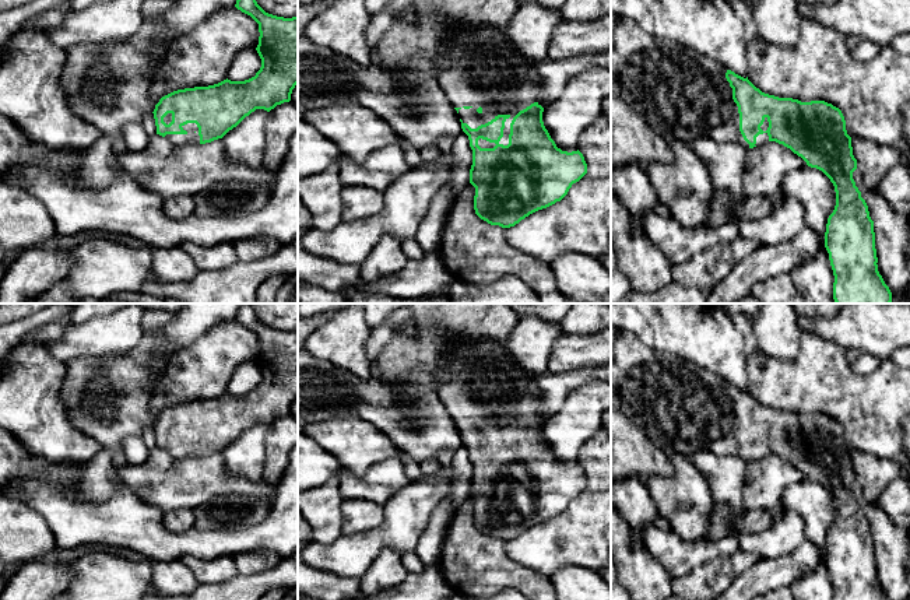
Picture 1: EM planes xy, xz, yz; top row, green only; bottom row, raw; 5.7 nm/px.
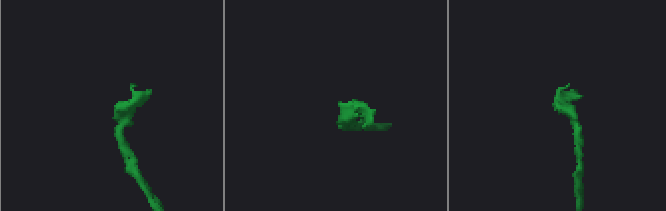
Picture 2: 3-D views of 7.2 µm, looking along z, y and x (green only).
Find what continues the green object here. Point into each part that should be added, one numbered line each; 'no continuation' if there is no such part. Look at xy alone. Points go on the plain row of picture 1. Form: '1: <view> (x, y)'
1: xy (192, 451)

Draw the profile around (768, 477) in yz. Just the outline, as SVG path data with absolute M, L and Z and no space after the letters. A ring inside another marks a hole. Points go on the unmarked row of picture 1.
M766 455L746 464L745 509L763 510L781 506L788 485L807 480L790 462Z

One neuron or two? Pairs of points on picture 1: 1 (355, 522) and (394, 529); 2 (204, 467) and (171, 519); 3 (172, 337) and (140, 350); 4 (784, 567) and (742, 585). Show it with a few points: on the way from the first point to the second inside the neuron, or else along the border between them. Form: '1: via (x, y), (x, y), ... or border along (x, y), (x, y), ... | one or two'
1: border along (383, 505), (383, 520), (378, 526), (345, 534) | two
2: border along (192, 509), (174, 509), (165, 513) | two
3: via (164, 344), (148, 347) | one
4: via (775, 572), (752, 582) | one

